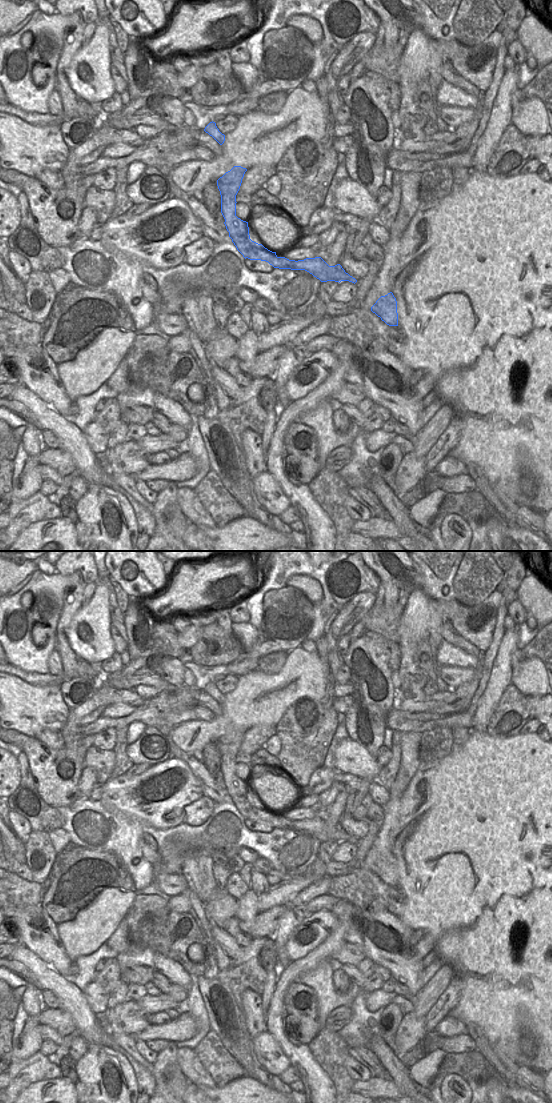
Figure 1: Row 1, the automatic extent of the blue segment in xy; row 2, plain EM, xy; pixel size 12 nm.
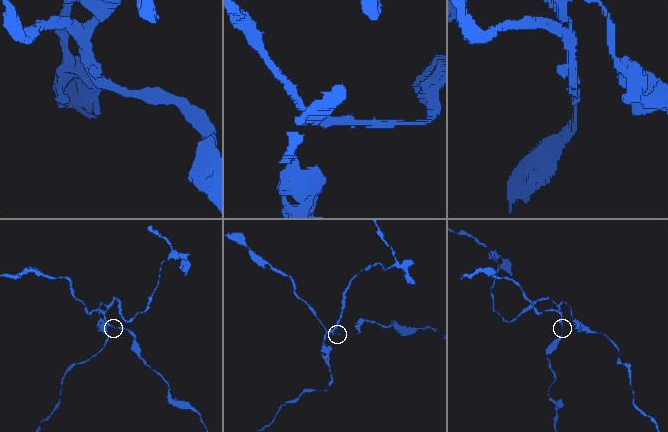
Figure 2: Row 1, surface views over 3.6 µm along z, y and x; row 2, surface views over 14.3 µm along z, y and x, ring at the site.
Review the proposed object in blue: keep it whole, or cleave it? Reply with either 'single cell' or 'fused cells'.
fused cells

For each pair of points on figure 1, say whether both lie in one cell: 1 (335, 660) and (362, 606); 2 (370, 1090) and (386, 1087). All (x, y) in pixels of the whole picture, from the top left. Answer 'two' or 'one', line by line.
1: one
2: one

